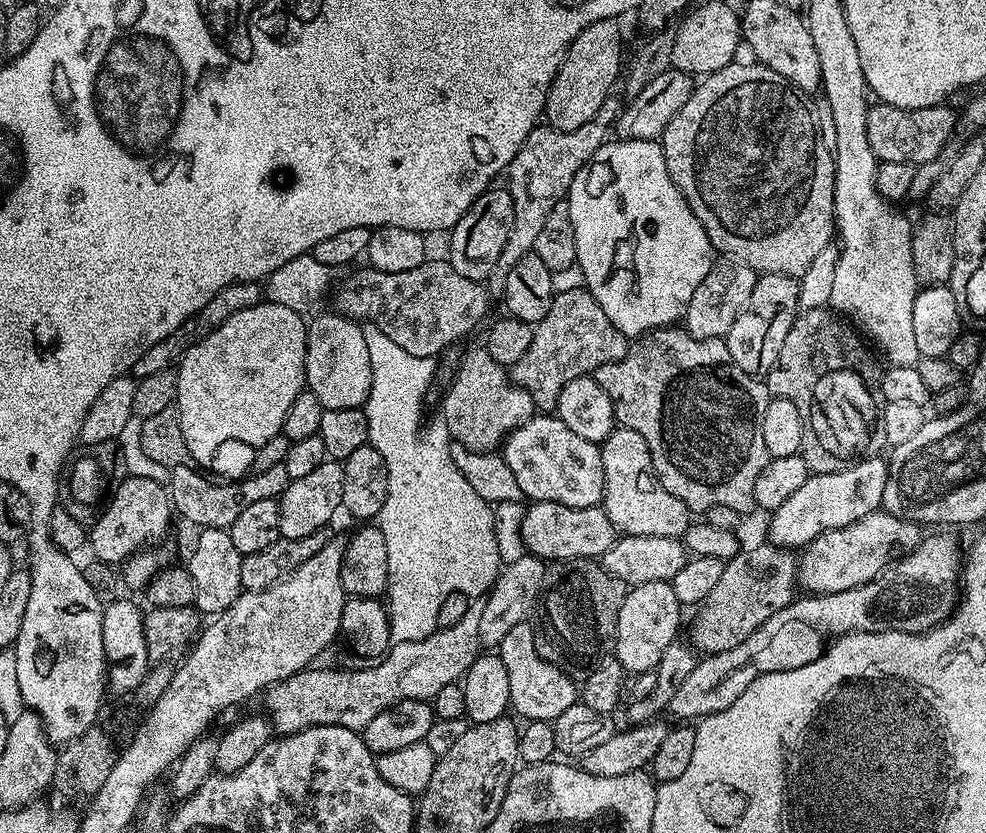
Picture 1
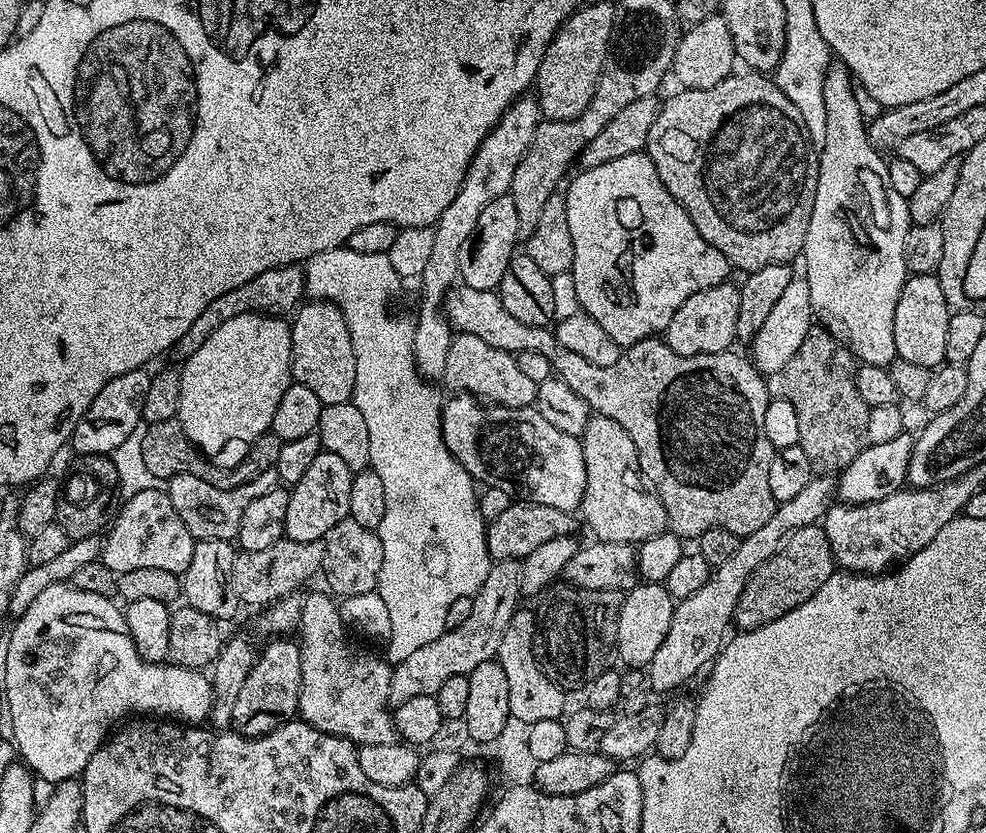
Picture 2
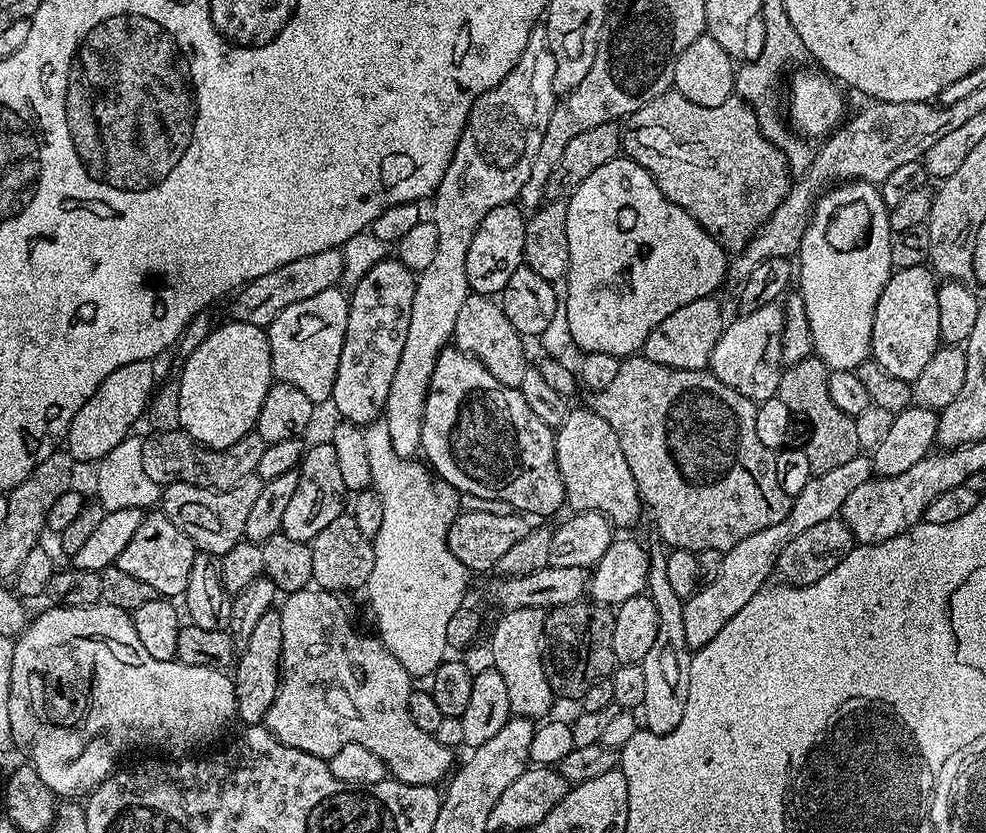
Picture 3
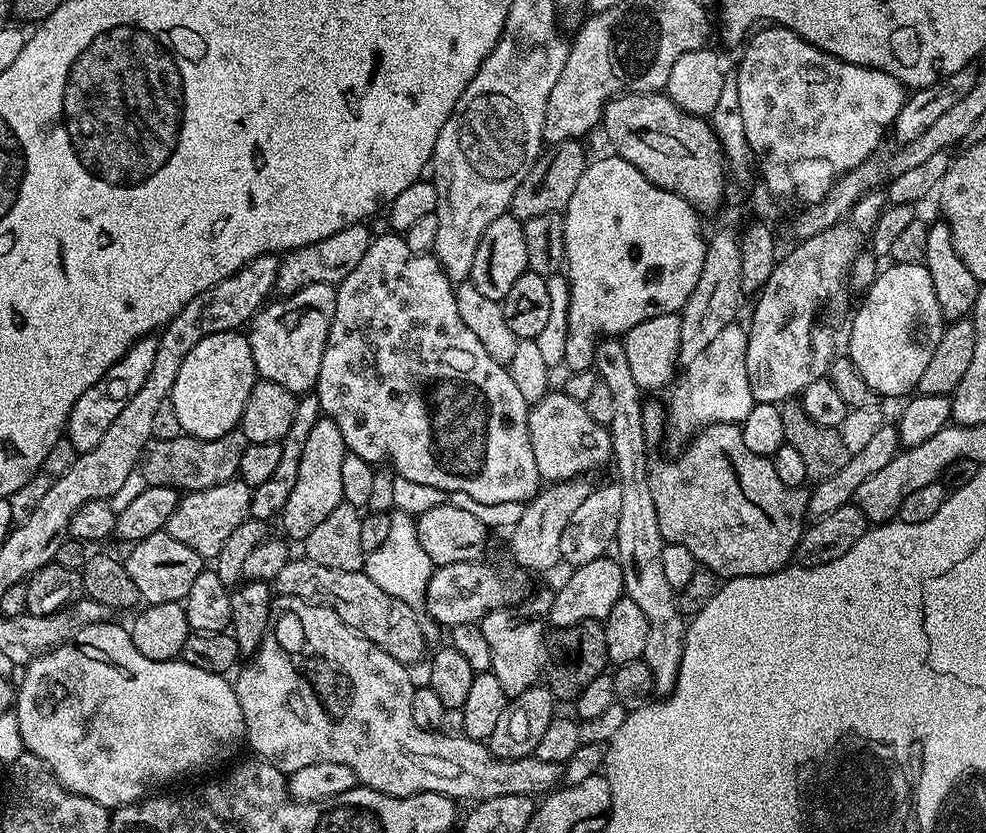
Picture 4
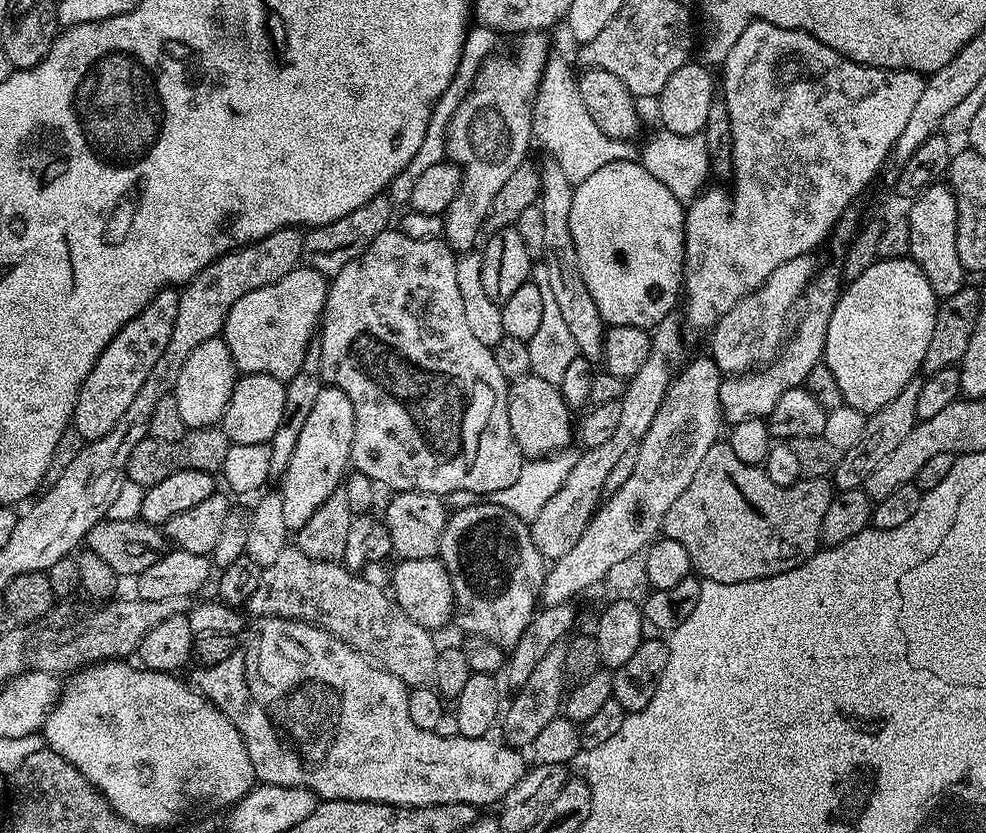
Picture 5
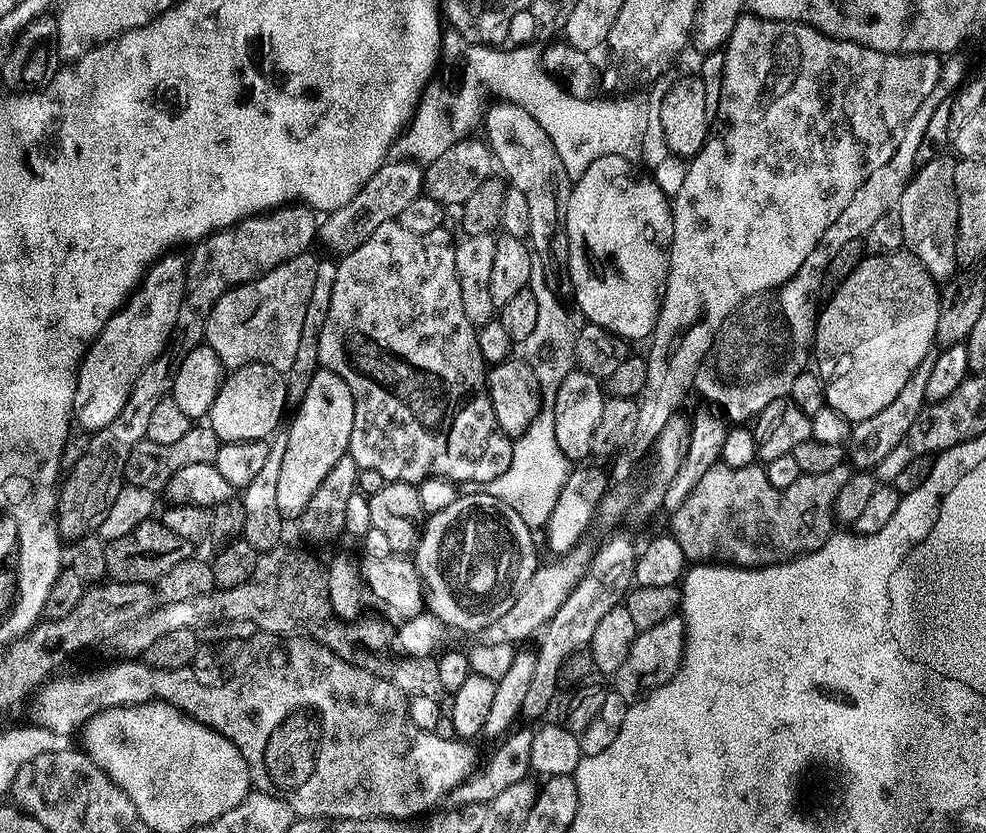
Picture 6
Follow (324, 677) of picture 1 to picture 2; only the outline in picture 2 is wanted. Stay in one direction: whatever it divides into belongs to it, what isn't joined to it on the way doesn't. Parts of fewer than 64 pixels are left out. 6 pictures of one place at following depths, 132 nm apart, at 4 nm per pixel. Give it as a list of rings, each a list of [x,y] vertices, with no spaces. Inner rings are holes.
[[[495,561],[490,574],[486,574],[486,582],[482,582],[479,592],[472,597],[466,622],[462,622],[462,626],[448,628],[441,636],[434,638],[434,642],[426,642],[426,646],[418,646],[414,654],[410,654],[393,667],[388,695],[389,705],[410,702],[410,698],[419,696],[435,696],[437,690],[449,678],[467,676],[474,670],[474,666],[479,666],[487,660],[495,660],[498,646],[502,646],[502,634],[506,634],[506,626],[510,626],[510,618],[514,618],[522,600],[521,580],[521,561]]]

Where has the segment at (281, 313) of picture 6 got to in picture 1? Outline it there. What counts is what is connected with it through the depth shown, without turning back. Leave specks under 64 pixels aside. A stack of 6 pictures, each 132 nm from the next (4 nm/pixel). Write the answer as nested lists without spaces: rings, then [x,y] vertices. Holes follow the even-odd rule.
[[[331,314],[320,316],[308,324],[306,338],[306,366],[304,383],[307,391],[322,402],[324,409],[350,410],[363,409],[370,394],[370,350],[366,350],[363,327],[347,316]]]

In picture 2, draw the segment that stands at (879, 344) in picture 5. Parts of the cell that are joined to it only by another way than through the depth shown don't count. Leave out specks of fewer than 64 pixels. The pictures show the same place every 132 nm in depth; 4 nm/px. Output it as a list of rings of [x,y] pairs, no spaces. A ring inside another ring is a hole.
[[[912,274],[902,286],[898,310],[894,310],[894,346],[899,359],[914,362],[933,370],[945,363],[946,334],[950,326],[950,309],[942,294],[940,277],[936,274]]]

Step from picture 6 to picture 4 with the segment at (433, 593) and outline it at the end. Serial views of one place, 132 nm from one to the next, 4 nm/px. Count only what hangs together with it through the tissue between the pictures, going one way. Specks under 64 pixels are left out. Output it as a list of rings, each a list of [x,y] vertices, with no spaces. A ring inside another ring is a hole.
[[[529,595],[523,604],[510,608],[501,608],[498,612],[491,612],[489,616],[483,616],[478,622],[486,642],[490,645],[490,666],[494,678],[502,686],[502,690],[509,698],[514,698],[526,690],[537,687],[542,676],[542,664],[540,659],[545,659],[546,644],[544,648],[544,628],[548,608],[552,604],[552,596]]]

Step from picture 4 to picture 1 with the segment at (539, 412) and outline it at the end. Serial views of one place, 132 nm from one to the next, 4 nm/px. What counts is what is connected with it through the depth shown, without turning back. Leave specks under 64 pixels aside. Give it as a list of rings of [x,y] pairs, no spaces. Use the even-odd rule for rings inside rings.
[[[617,426],[600,445],[600,453],[604,475],[602,507],[610,522],[626,536],[683,537],[690,523],[690,513],[687,506],[674,498],[656,477],[646,438],[642,438],[638,430]]]

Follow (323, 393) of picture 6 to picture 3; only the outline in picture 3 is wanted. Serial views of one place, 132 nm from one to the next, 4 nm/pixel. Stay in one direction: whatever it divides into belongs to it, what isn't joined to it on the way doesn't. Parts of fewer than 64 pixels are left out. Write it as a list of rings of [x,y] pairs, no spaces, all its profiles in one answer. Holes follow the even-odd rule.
[[[330,442],[316,444],[307,449],[298,469],[298,487],[286,506],[286,515],[282,517],[281,533],[291,540],[311,542],[334,518],[345,511],[346,493],[342,486],[342,477],[338,471],[338,458],[334,458],[334,446]]]

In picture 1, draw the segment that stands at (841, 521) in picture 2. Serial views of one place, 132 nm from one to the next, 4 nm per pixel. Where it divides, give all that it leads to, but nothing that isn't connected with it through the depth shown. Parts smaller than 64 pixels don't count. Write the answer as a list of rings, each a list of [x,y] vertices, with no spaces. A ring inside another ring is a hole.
[[[877,510],[858,518],[858,522],[850,522],[850,526],[842,526],[838,530],[826,530],[818,534],[805,544],[802,555],[799,557],[798,584],[805,593],[813,596],[825,596],[826,594],[838,594],[842,590],[854,590],[854,586],[862,586],[870,582],[882,570],[886,570],[893,560],[901,560],[903,556],[910,555],[919,546],[922,539],[921,525],[912,524],[902,518],[894,518],[890,513]]]

